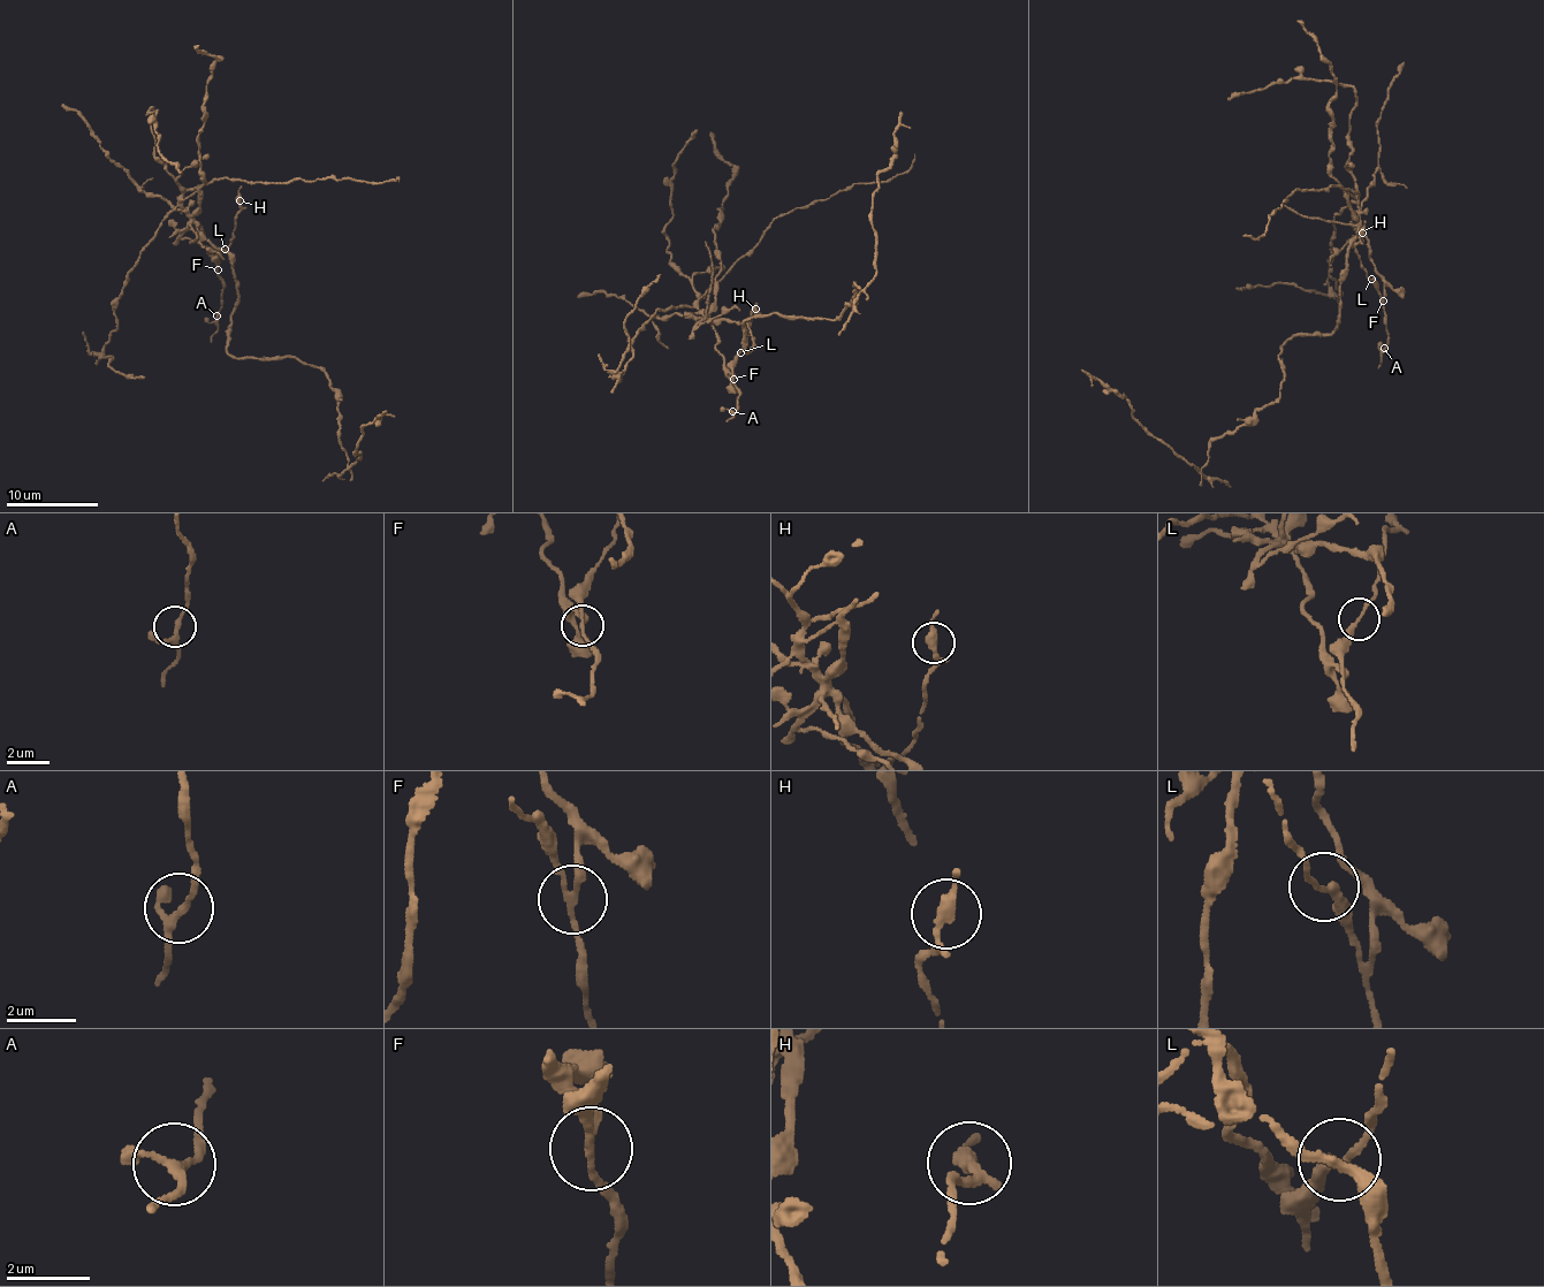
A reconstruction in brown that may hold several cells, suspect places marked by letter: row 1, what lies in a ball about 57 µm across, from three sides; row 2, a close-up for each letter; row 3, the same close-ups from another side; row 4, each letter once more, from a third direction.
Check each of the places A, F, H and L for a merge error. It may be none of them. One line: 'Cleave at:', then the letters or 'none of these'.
Cleave at: F

